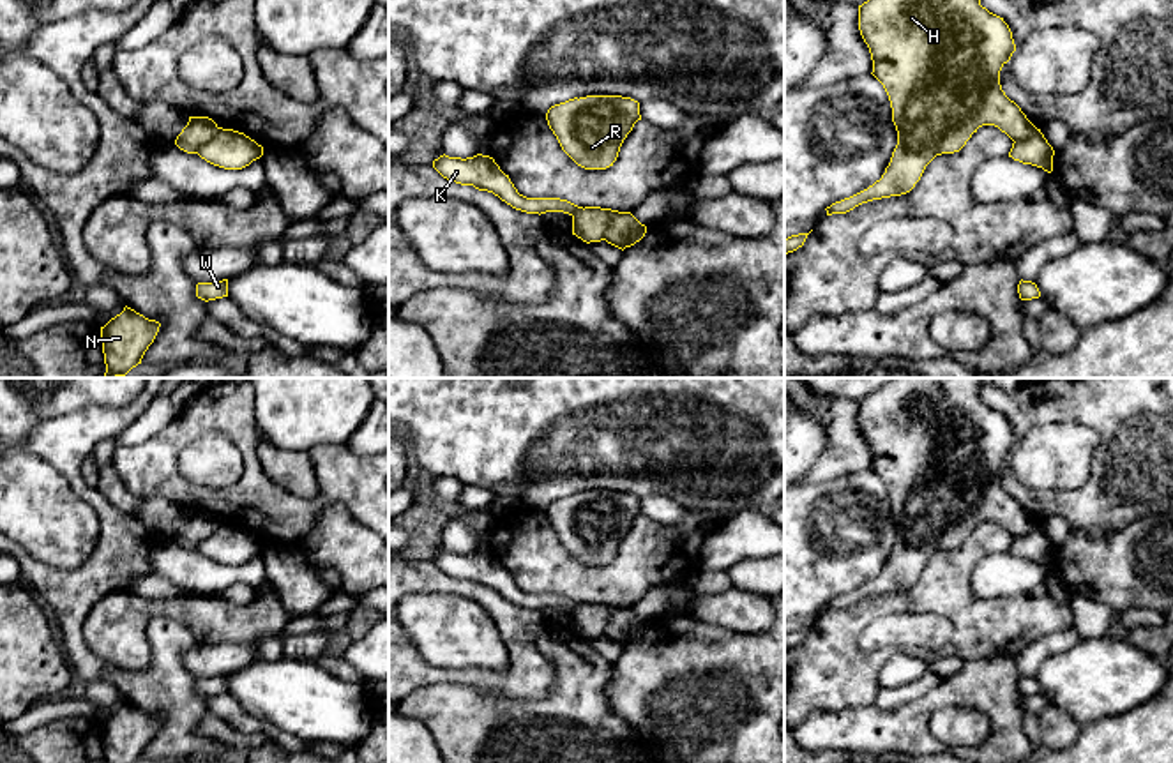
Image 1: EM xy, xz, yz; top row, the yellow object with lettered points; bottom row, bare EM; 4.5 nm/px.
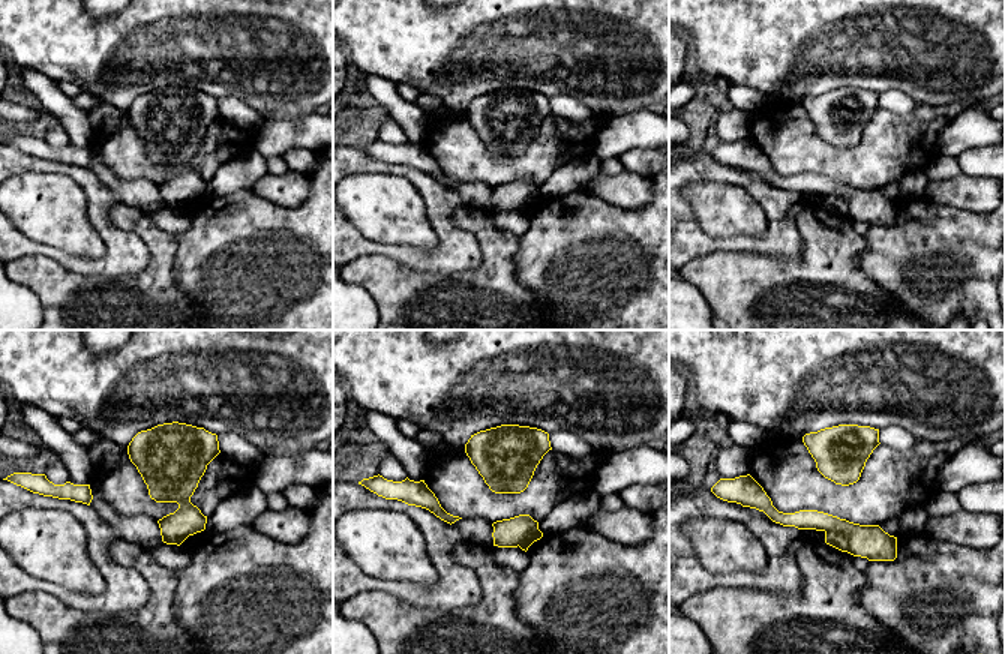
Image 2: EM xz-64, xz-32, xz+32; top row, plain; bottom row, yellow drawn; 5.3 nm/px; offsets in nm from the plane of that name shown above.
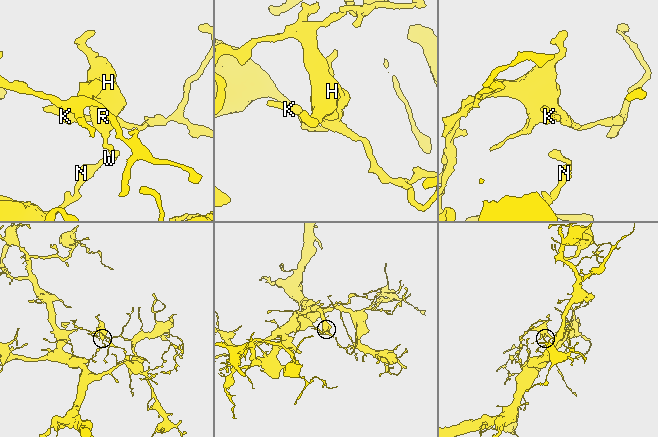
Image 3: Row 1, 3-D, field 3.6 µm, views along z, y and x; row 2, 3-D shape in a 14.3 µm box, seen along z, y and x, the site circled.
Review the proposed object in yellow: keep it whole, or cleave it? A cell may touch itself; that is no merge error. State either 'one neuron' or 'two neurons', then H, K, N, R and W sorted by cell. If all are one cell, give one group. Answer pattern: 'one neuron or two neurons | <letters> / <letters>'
two neurons | H R / K N W

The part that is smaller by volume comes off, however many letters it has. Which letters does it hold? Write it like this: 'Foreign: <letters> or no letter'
Foreign: H, R

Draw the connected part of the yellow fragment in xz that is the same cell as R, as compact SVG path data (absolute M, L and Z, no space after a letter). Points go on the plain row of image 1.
M586 491L555 500L546 516L562 546L585 565L613 562L634 519L639 498L622 491Z

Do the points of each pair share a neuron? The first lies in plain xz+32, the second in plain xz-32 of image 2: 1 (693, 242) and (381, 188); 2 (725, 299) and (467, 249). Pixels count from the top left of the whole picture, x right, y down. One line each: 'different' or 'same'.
1: different
2: different

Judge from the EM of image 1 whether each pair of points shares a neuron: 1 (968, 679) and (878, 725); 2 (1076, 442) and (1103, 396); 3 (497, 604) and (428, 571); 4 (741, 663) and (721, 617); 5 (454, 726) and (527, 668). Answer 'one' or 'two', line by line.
1: one
2: two
3: one
4: two
5: two

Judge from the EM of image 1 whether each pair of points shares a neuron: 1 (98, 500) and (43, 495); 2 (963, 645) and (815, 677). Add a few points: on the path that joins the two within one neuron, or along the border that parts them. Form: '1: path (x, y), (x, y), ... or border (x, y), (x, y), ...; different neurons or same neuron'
1: border (53, 467), (94, 511), (99, 536); different neurons
2: path (938, 603), (878, 604), (868, 610), (847, 631); same neuron

